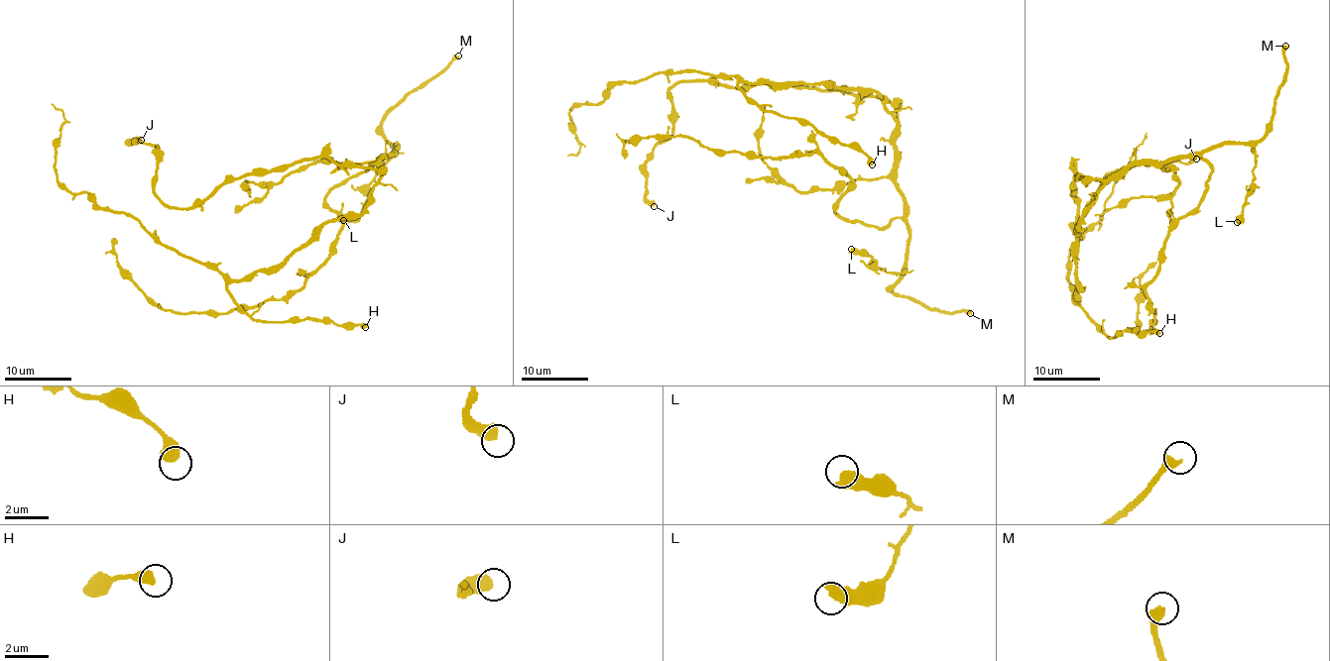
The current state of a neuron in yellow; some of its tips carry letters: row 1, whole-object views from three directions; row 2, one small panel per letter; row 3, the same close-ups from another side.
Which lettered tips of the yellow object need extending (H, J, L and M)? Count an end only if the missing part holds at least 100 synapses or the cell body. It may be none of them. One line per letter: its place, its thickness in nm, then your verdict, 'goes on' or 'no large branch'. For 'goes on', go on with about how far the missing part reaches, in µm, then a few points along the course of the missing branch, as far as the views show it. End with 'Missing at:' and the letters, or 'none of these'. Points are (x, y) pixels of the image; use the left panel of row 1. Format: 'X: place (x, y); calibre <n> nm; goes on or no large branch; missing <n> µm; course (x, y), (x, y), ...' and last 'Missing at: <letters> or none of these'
H: place (365, 327); calibre 550 nm; no large branch
J: place (141, 140); calibre 480 nm; no large branch
L: place (343, 220); calibre 600 nm; no large branch
M: place (458, 55); calibre 380 nm; goes on; missing 110 µm
Missing at: M

